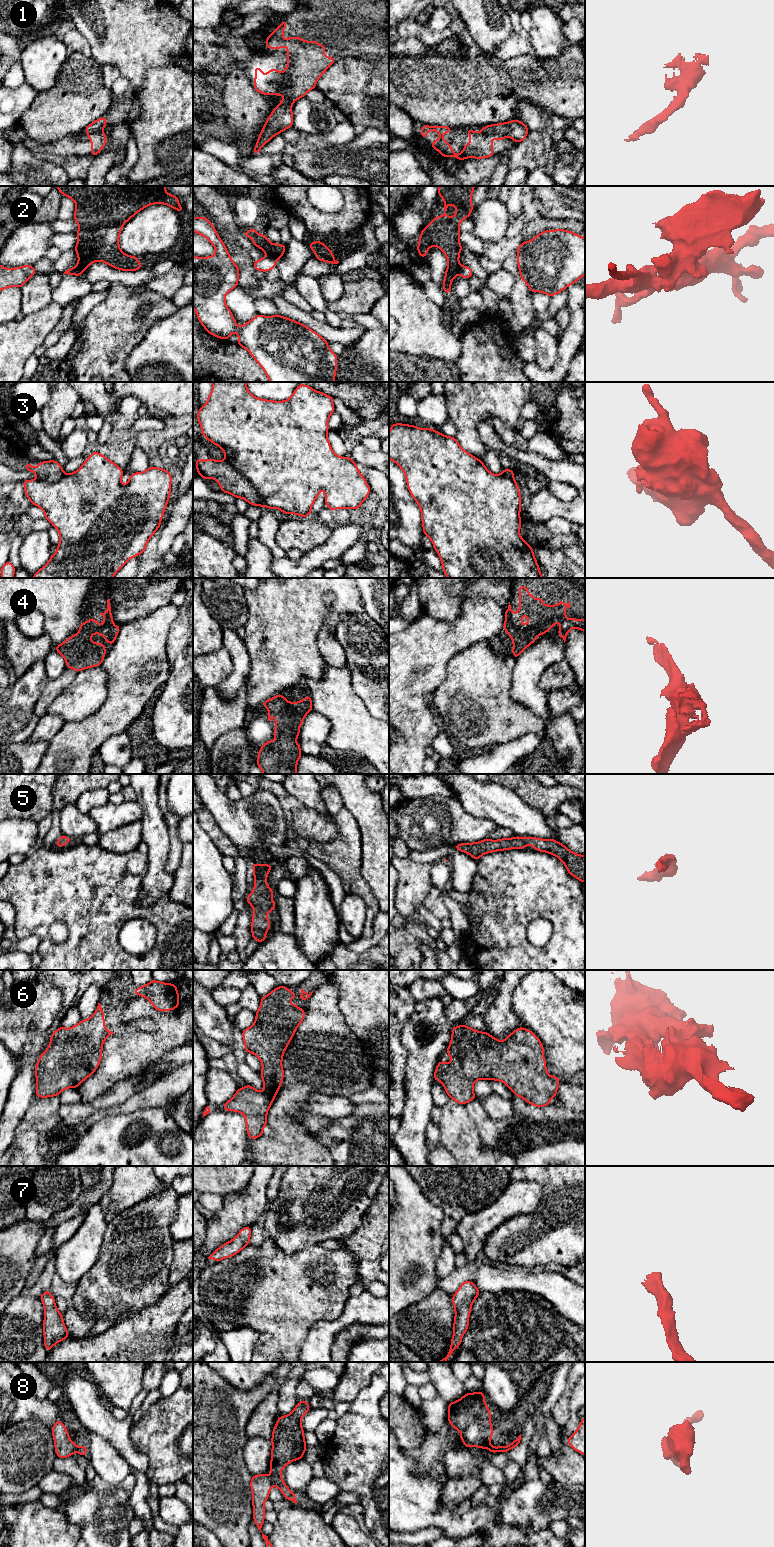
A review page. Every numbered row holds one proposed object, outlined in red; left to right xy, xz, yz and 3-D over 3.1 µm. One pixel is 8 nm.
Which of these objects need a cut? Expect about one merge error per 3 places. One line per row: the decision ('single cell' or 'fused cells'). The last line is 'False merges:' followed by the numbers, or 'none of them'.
1: fused cells
2: fused cells
3: fused cells
4: single cell
5: single cell
6: single cell
7: single cell
8: fused cells
False merges: 1, 2, 3, 8

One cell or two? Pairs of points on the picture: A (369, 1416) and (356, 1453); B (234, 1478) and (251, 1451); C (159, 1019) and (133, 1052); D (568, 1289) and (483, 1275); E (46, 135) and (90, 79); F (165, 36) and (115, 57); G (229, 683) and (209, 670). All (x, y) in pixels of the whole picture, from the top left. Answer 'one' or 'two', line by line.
A: one
B: two
C: one
D: one
E: one
F: one
G: two

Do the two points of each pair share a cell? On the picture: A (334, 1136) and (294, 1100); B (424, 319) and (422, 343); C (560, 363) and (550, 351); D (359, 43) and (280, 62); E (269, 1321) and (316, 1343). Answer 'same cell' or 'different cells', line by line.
A: different cells
B: same cell
C: different cells
D: same cell
E: different cells

